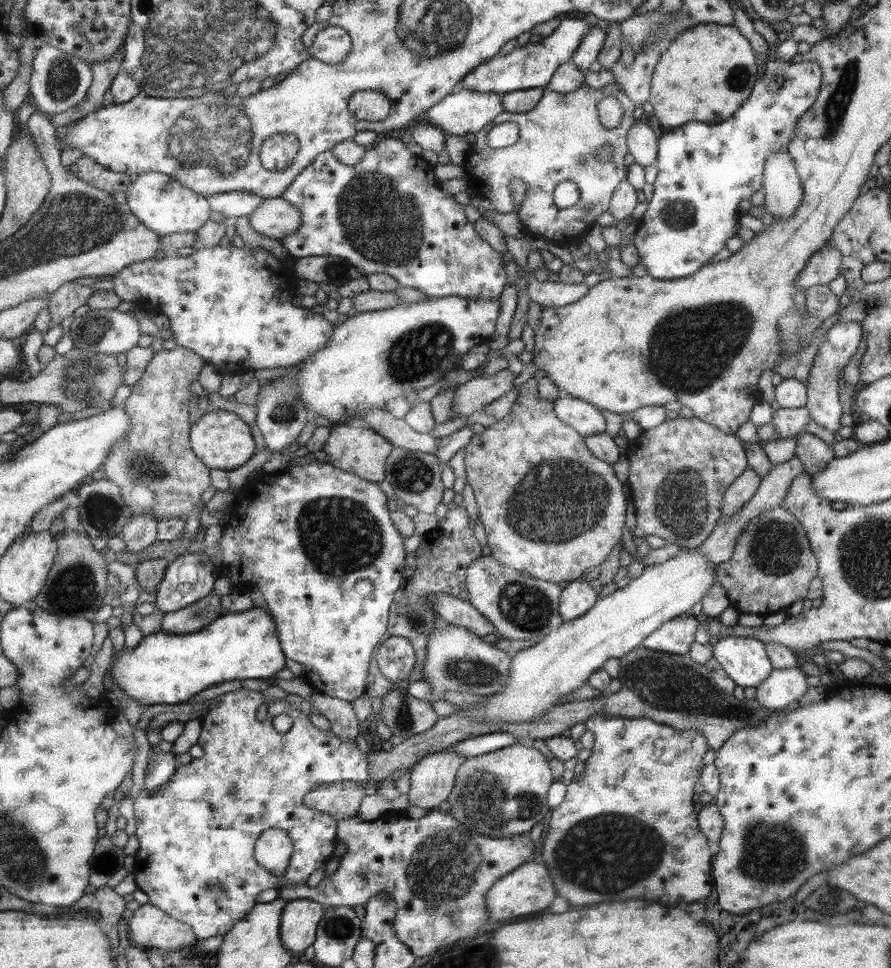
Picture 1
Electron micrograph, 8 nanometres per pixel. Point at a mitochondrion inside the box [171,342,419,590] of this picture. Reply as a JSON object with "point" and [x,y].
{"point":[340,536]}

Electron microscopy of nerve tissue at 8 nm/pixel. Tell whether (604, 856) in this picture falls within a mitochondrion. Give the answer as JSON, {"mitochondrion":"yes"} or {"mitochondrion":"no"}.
{"mitochondrion":"yes"}

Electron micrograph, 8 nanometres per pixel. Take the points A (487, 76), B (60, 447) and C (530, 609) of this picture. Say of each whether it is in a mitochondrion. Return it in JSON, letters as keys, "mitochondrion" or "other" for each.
{"A":"other","B":"other","C":"mitochondrion"}

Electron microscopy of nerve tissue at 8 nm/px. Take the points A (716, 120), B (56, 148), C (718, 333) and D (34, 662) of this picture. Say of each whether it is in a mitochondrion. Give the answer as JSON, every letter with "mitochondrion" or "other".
{"A":"other","B":"other","C":"mitochondrion","D":"mitochondrion"}

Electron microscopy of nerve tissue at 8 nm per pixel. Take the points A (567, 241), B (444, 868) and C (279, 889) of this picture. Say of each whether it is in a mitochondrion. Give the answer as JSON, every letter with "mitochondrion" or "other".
{"A":"other","B":"mitochondrion","C":"other"}

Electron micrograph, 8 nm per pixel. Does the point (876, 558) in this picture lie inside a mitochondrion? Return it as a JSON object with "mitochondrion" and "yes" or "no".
{"mitochondrion":"yes"}

